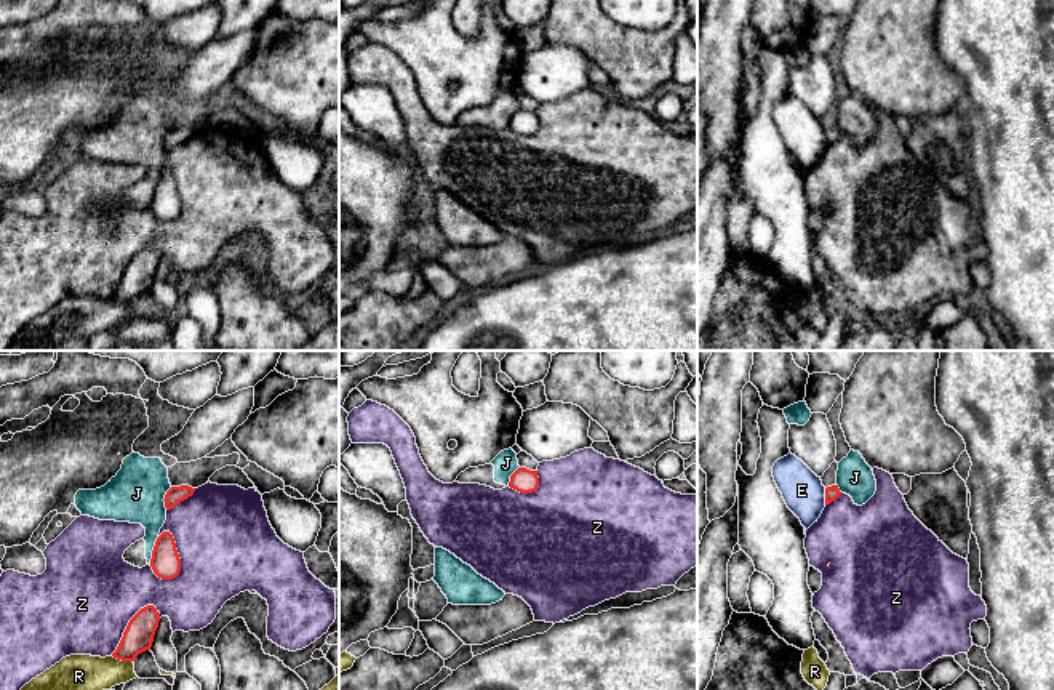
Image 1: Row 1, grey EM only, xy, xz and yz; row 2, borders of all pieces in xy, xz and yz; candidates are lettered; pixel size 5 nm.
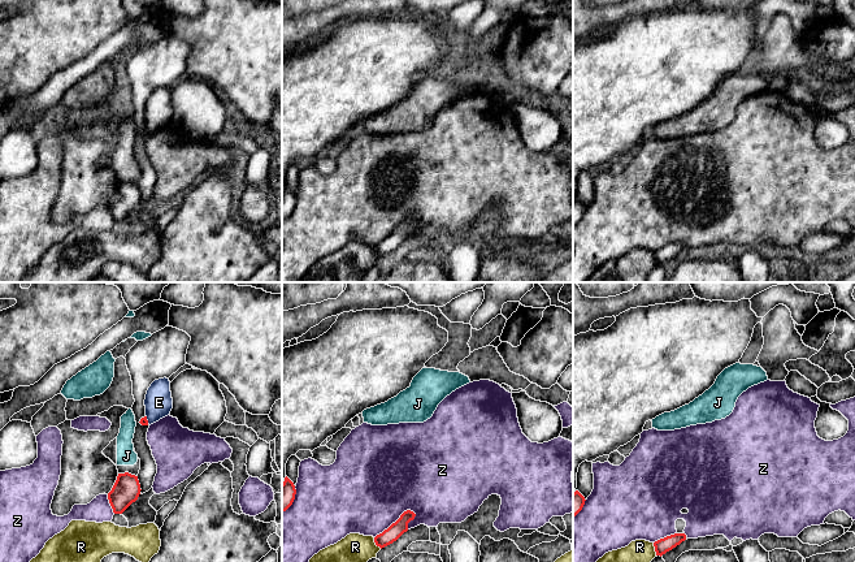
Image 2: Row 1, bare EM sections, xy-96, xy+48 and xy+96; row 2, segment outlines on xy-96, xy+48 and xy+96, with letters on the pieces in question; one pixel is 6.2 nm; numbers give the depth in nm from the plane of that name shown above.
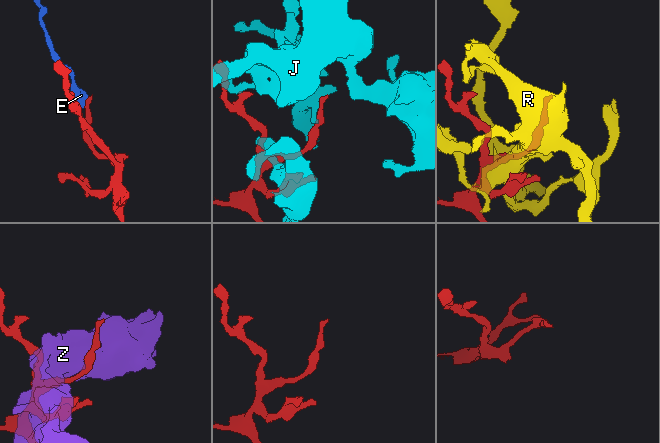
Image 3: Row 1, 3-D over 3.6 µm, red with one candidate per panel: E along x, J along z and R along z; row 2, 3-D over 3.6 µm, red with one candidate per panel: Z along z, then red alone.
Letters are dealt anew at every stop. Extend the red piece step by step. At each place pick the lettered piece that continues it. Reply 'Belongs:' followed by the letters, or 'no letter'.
Belongs: no letter

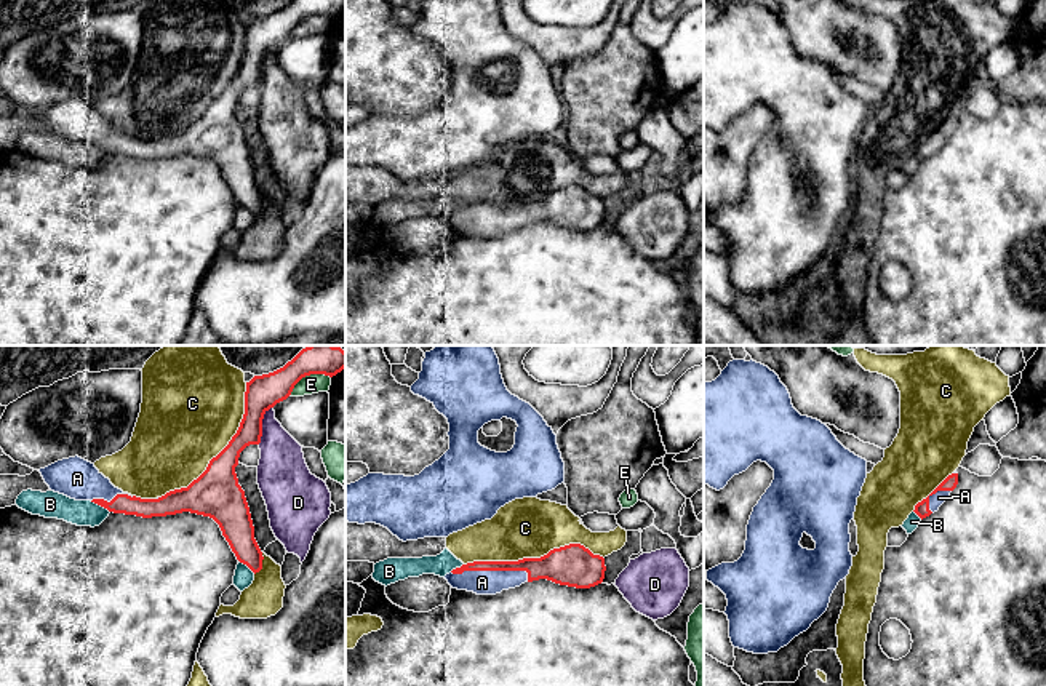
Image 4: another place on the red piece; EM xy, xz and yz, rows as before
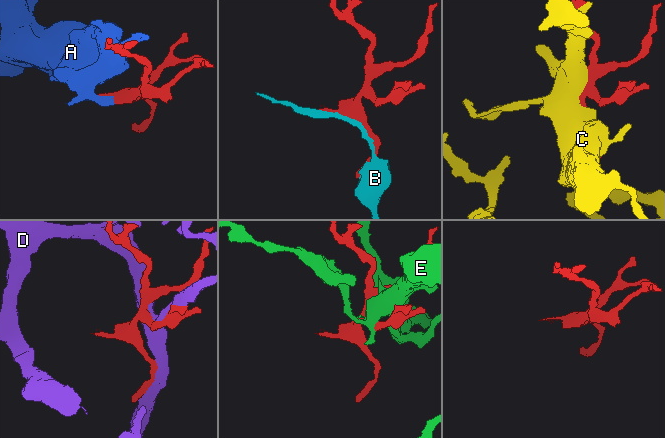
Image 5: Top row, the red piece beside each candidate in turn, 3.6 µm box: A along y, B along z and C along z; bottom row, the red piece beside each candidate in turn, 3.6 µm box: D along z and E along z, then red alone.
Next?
Belongs: A

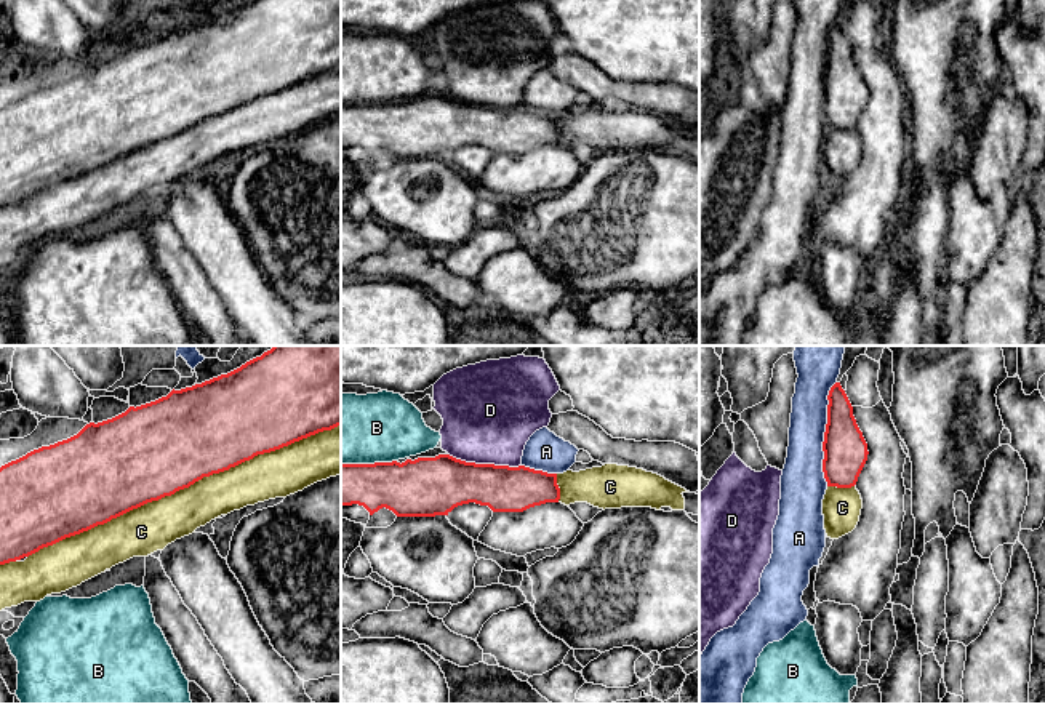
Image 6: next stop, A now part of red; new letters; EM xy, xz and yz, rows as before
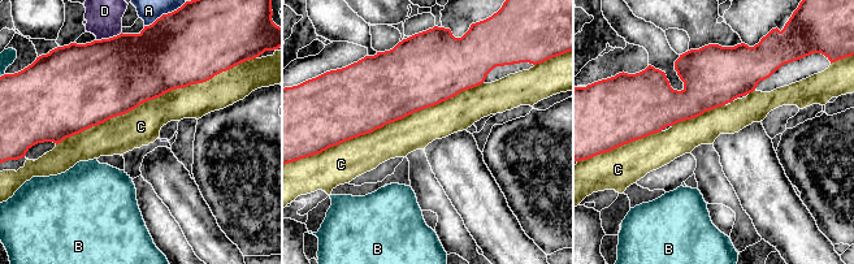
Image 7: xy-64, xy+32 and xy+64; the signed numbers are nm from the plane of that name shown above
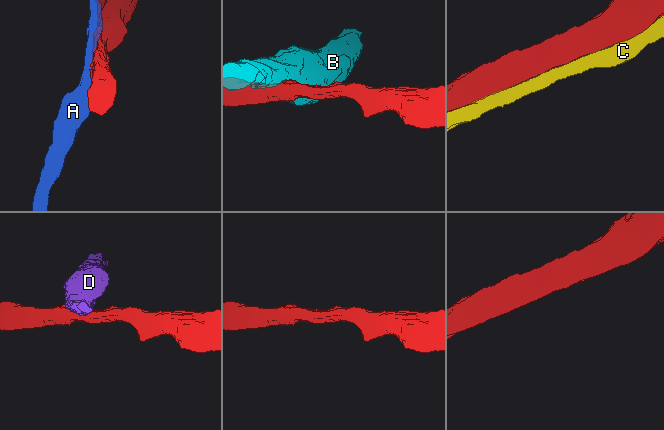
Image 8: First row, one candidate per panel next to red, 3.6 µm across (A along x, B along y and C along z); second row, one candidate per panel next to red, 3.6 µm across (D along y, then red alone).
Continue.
Belongs: C

